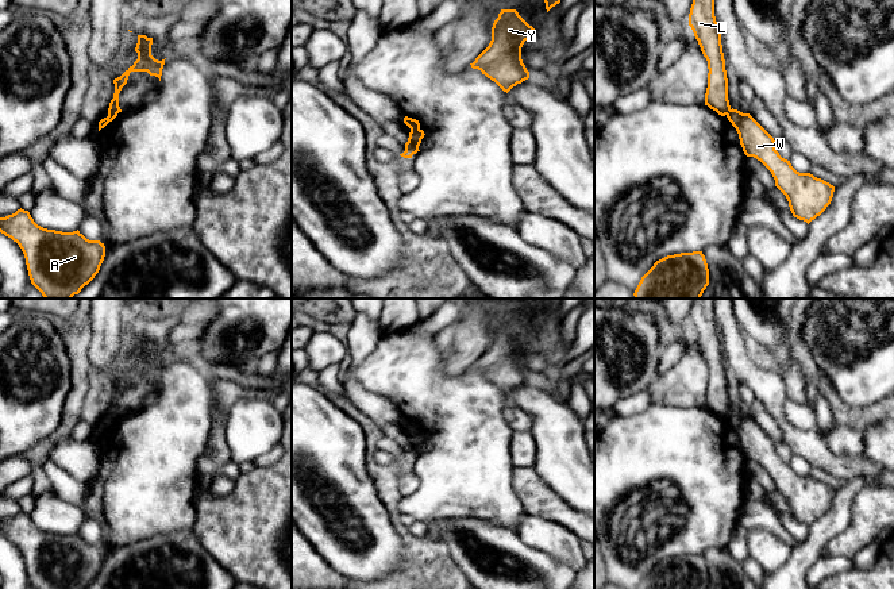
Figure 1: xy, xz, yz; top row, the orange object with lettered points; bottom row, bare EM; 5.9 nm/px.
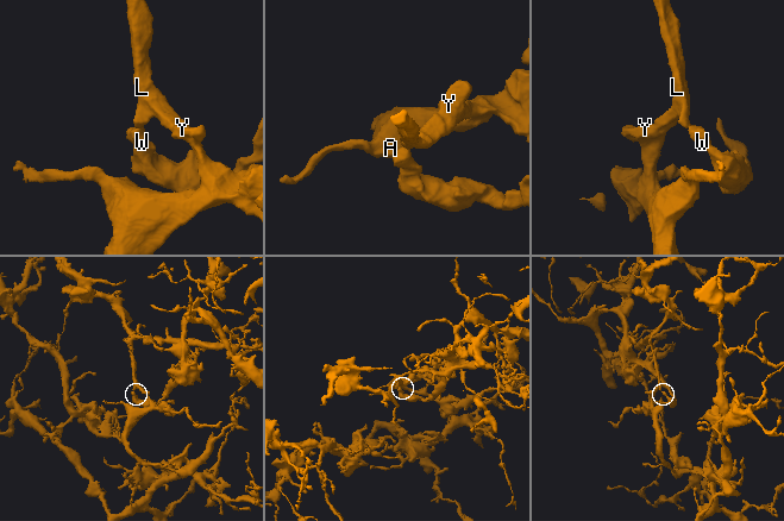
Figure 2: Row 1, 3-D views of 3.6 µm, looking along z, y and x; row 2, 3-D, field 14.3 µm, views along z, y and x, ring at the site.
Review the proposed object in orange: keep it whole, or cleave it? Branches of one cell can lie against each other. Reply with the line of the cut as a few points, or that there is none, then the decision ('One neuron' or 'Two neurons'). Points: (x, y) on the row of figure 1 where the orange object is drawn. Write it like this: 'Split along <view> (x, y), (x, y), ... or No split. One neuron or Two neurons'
Split along xy (116, 112), (108, 115). Two neurons

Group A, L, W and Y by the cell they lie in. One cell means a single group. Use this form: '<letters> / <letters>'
A L Y / W

